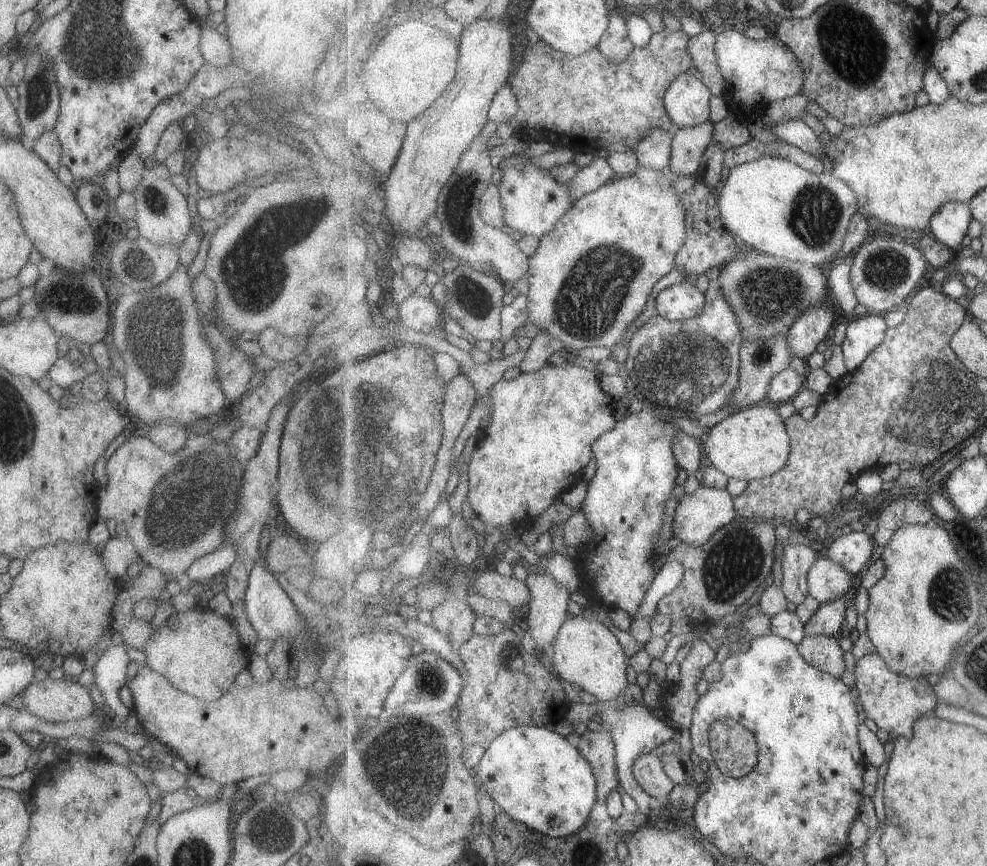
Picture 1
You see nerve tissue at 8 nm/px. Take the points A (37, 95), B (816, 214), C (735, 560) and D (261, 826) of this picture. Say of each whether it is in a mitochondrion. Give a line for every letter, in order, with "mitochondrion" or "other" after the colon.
A: mitochondrion
B: mitochondrion
C: mitochondrion
D: mitochondrion

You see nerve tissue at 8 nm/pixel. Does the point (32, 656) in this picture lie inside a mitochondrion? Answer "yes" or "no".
no

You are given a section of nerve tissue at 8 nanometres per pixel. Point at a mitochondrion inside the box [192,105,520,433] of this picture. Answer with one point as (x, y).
(254, 268)

